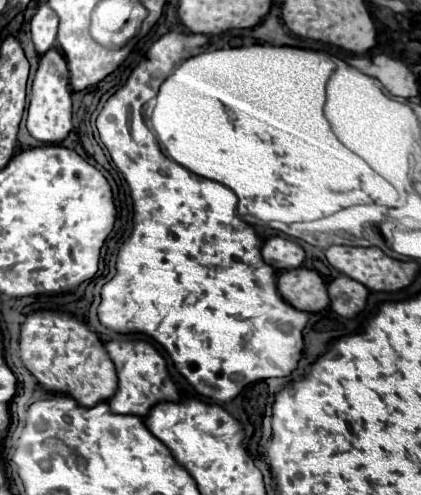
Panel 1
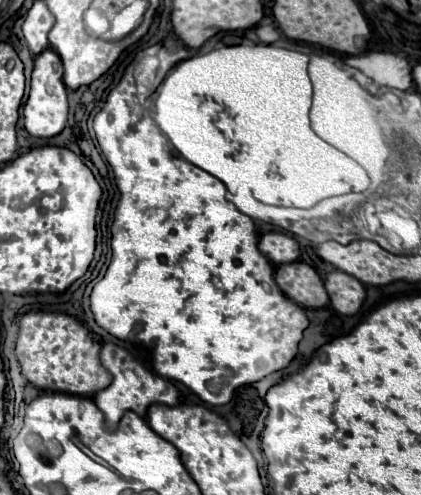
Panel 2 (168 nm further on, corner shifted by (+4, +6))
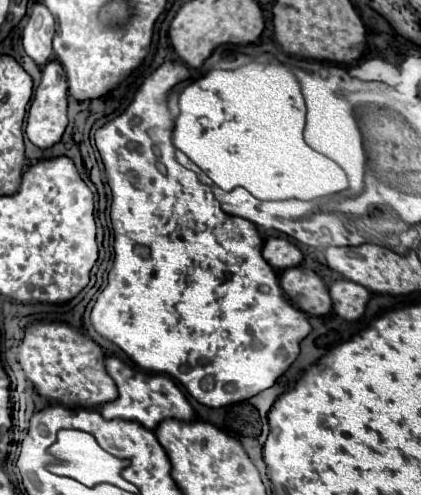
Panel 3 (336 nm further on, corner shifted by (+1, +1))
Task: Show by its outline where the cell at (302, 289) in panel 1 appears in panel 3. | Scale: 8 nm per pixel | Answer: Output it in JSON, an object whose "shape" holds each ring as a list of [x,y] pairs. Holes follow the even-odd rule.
{"shape":[[[305,266],[283,270],[279,284],[293,306],[307,312],[309,316],[325,316],[331,312],[329,290],[313,270]]]}

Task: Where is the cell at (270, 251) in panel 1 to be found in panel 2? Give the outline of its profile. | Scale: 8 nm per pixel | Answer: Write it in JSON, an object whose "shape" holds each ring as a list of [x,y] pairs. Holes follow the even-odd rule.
{"shape":[[[266,233],[260,239],[260,251],[274,263],[274,265],[282,265],[282,263],[292,263],[298,259],[300,249],[294,237],[286,235],[286,233]]]}

